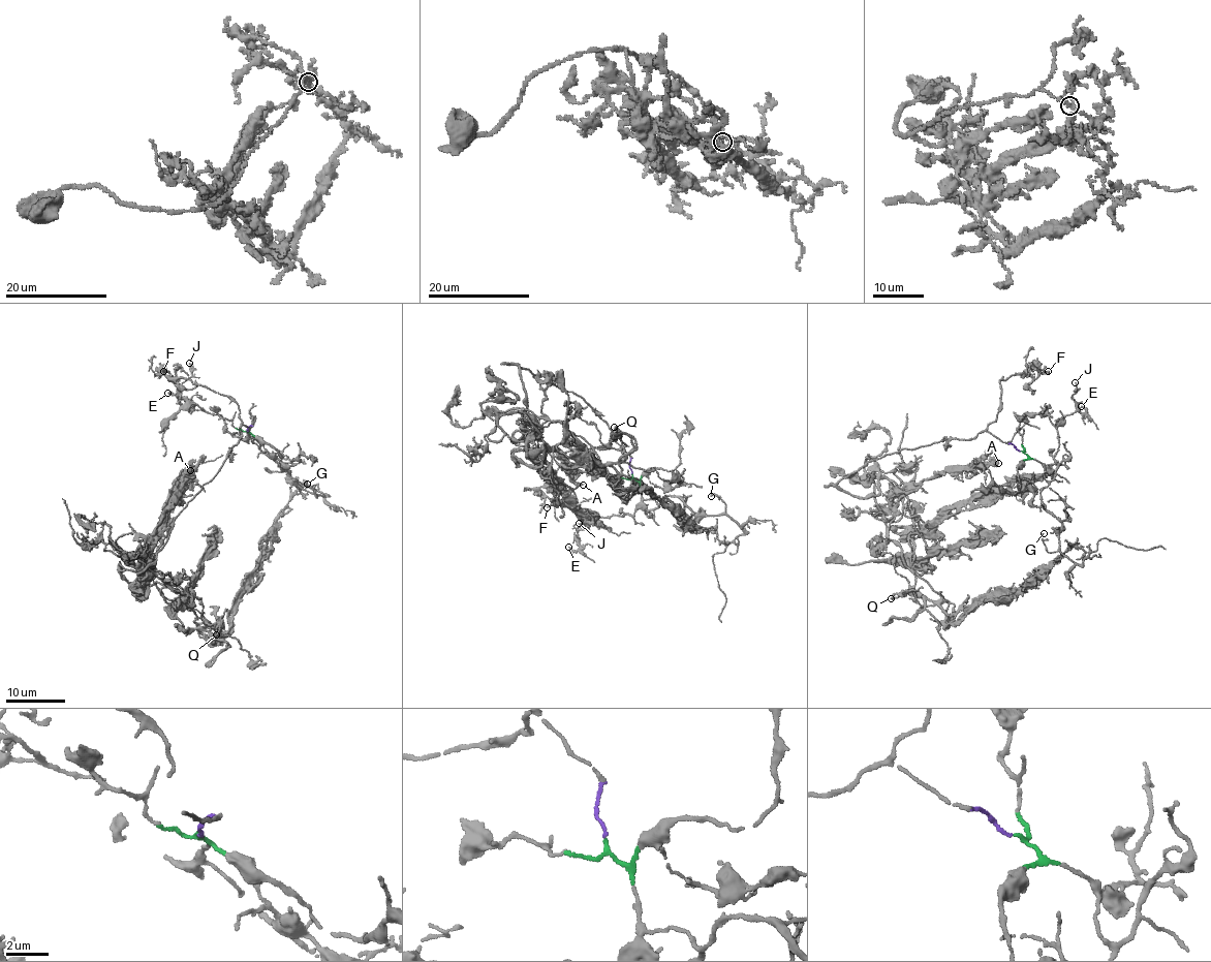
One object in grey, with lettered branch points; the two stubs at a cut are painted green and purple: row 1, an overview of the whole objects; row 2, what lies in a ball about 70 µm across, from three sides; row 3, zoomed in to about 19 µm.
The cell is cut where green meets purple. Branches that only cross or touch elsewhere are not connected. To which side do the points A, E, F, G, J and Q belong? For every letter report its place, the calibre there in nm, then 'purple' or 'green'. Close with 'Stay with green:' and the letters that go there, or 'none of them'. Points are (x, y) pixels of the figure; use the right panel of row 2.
A: at (998, 463); 400 nm thick; purple
E: at (1081, 406); 200 nm thick; green
F: at (1048, 371); 180 nm thick; purple
G: at (1044, 533); 190 nm thick; green
J: at (1075, 382); 160 nm thick; green
Q: at (891, 598); 160 nm thick; purple
Stay with green: E, G, J

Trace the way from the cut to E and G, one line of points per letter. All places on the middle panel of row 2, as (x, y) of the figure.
E: (631, 473), (639, 485), (642, 500), (632, 515), (593, 519), (578, 531), (579, 548), (571, 550), (567, 547)
G: (631, 473), (645, 499), (658, 504), (669, 496), (679, 498), (699, 519), (724, 510), (722, 500), (710, 496)

